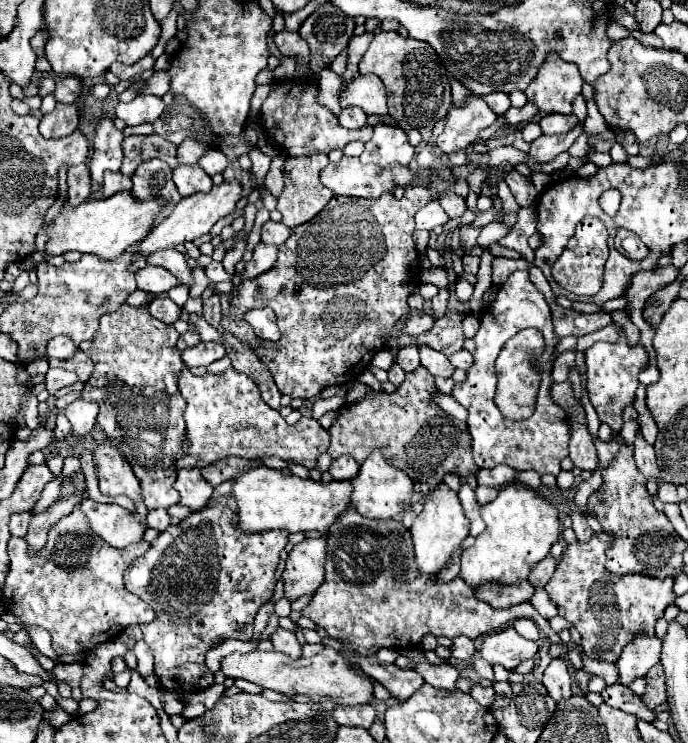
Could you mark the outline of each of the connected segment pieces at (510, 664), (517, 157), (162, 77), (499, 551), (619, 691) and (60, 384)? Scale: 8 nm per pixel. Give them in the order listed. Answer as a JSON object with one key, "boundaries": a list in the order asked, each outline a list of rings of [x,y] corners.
{"boundaries":[[[[513,627],[491,633],[485,637],[481,657],[489,663],[501,663],[505,669],[515,669],[519,663],[533,659],[539,651],[537,641],[521,637]]],[[[512,146],[495,148],[489,151],[488,154],[491,157],[491,162],[488,165],[489,175],[487,179],[490,177],[492,171],[504,161],[511,163],[511,165],[517,165],[517,163],[527,163],[527,161],[529,161],[529,153],[524,153]]],[[[155,71],[155,73],[151,75],[151,79],[147,81],[147,87],[145,87],[143,95],[163,97],[163,95],[169,91],[169,83],[171,83],[171,79],[169,79],[167,71]]],[[[511,483],[503,487],[495,501],[481,507],[485,531],[475,537],[475,543],[461,555],[461,577],[465,583],[477,587],[485,581],[499,581],[505,585],[523,581],[529,577],[531,565],[549,555],[551,545],[559,539],[559,511],[557,507],[535,493],[533,489]]],[[[615,683],[611,687],[607,687],[603,693],[603,699],[609,707],[615,707],[615,709],[621,709],[625,713],[631,713],[635,715],[637,719],[643,719],[643,721],[649,721],[653,723],[655,721],[655,711],[653,709],[647,709],[641,701],[639,695],[635,695],[629,687],[623,687],[621,683]]],[[[49,369],[45,375],[45,387],[49,391],[49,395],[55,395],[59,389],[69,387],[77,381],[77,375],[73,375],[71,371],[65,369]]]]}

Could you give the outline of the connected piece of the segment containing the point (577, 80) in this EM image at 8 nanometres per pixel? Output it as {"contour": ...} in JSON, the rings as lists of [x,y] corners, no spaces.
{"contour":[[[553,53],[547,55],[535,79],[525,89],[525,95],[537,103],[541,113],[569,115],[573,111],[573,99],[581,93],[581,85],[583,79],[575,63],[567,63]]]}

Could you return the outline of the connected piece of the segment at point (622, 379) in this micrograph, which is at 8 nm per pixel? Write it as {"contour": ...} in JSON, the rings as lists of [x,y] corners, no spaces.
{"contour":[[[621,335],[615,345],[599,341],[593,347],[589,347],[585,351],[585,361],[587,361],[587,391],[599,419],[609,423],[613,431],[621,431],[623,409],[627,403],[635,399],[635,391],[639,385],[637,375],[643,369],[643,365],[649,361],[645,349],[641,345],[629,347],[625,335]]]}

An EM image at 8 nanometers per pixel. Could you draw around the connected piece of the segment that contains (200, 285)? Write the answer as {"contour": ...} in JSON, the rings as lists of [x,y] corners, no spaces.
{"contour":[[[193,267],[193,275],[195,275],[195,283],[191,283],[191,289],[189,289],[189,297],[201,297],[201,293],[209,287],[209,279],[205,275],[205,269],[203,267]]]}

